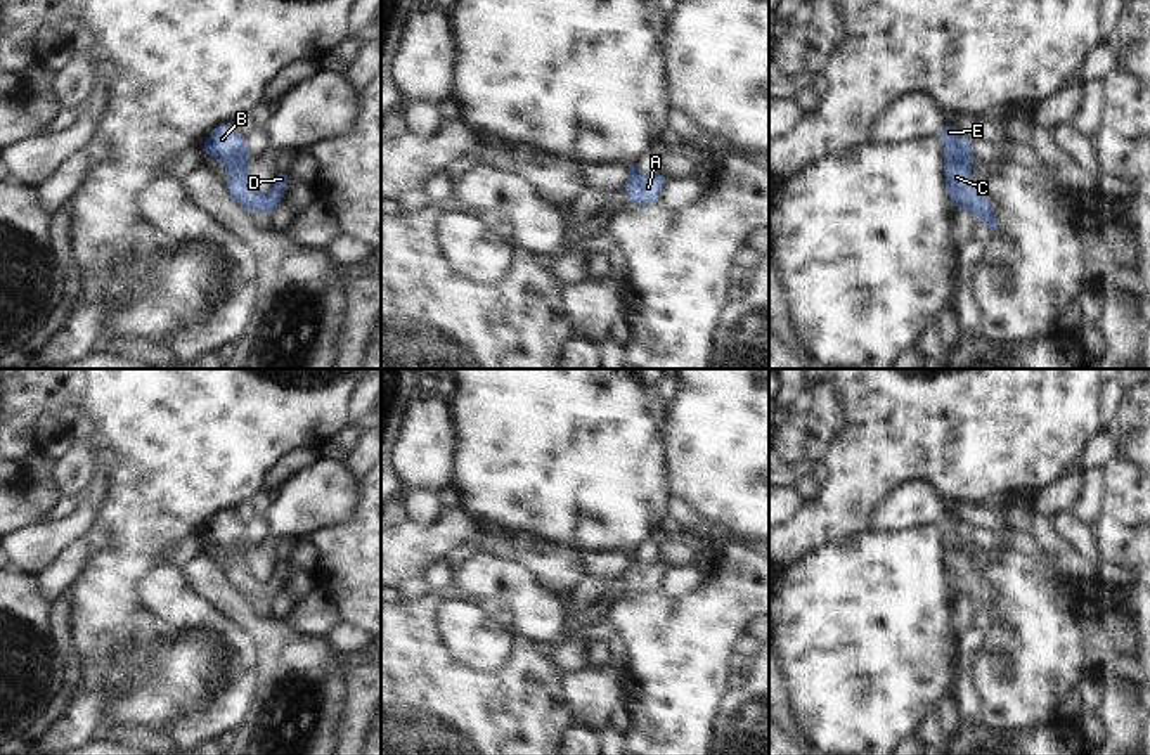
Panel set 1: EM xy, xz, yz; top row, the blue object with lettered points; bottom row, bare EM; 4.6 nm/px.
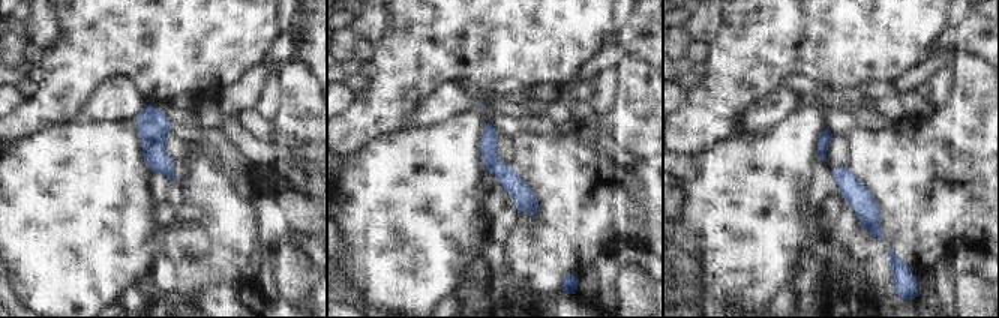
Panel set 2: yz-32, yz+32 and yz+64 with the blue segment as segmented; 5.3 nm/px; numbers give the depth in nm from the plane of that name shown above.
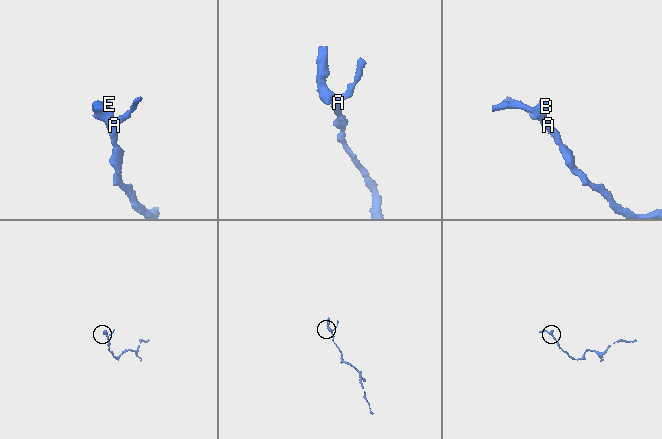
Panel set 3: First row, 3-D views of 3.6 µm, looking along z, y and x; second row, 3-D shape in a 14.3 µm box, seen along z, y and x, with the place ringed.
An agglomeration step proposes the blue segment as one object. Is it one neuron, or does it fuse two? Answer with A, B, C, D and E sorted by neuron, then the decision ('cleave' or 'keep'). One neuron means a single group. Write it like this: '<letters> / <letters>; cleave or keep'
A B C D E; keep

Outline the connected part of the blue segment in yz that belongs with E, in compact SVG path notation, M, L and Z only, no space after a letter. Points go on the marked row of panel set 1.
M951 121L944 123L939 135L944 142L944 182L947 185L947 196L953 208L965 208L972 211L975 220L984 220L992 234L996 234L996 210L985 199L985 189L970 180L970 170L975 163L970 139Z

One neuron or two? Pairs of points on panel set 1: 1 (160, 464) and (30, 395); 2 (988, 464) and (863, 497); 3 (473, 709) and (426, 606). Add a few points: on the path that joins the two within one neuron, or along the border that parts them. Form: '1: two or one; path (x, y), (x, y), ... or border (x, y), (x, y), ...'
1: two; border (85, 387), (80, 428)
2: one; path (956, 464), (894, 466)
3: one; path (447, 683), (425, 660), (425, 632)

